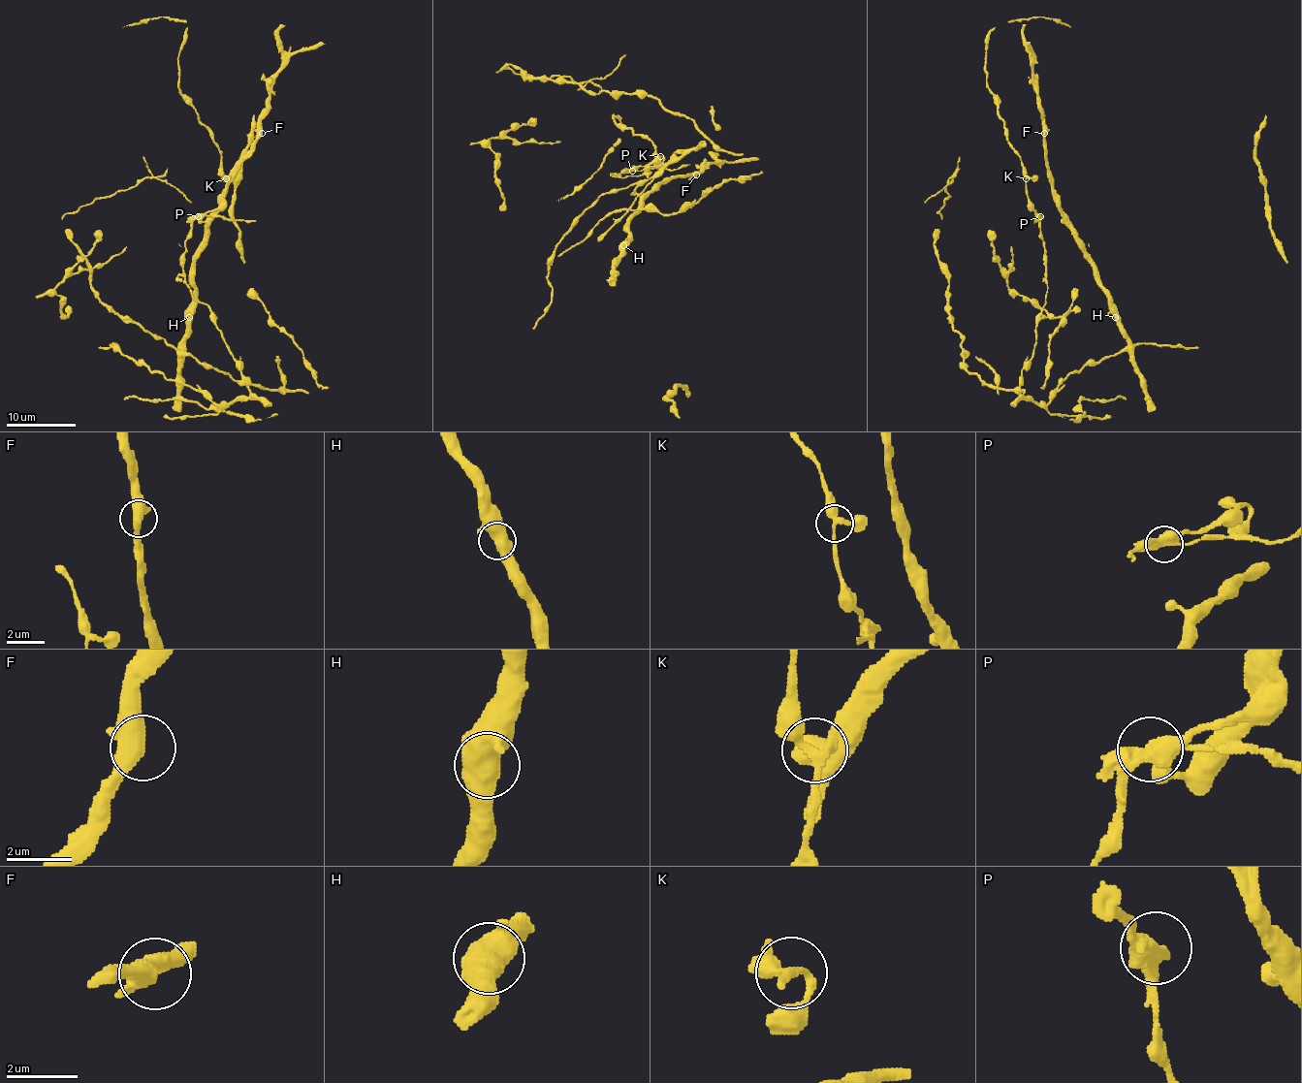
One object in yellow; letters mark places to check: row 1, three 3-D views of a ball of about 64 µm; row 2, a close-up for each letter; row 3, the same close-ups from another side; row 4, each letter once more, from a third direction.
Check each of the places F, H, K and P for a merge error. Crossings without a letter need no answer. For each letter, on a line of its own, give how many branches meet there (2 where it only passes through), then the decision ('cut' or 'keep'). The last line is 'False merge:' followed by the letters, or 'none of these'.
F: 3 | keep
H: 3 | keep
K: 3 | keep
P: 3 | keep
False merge: none of these

